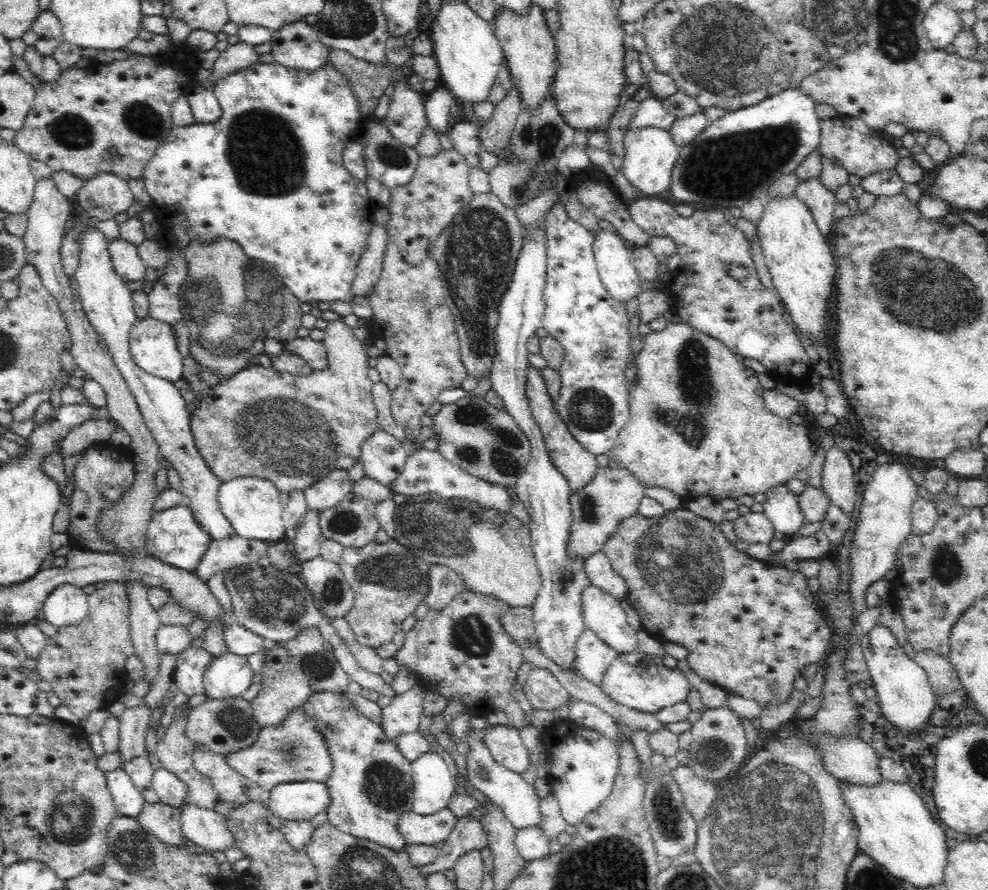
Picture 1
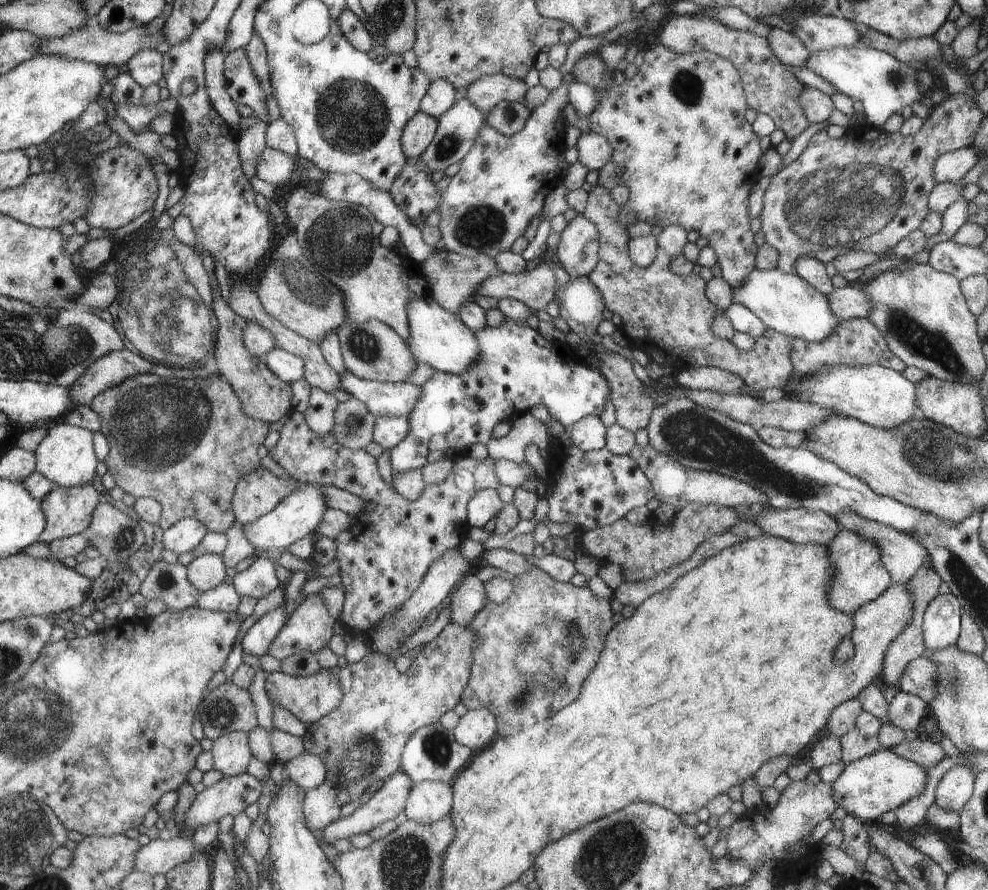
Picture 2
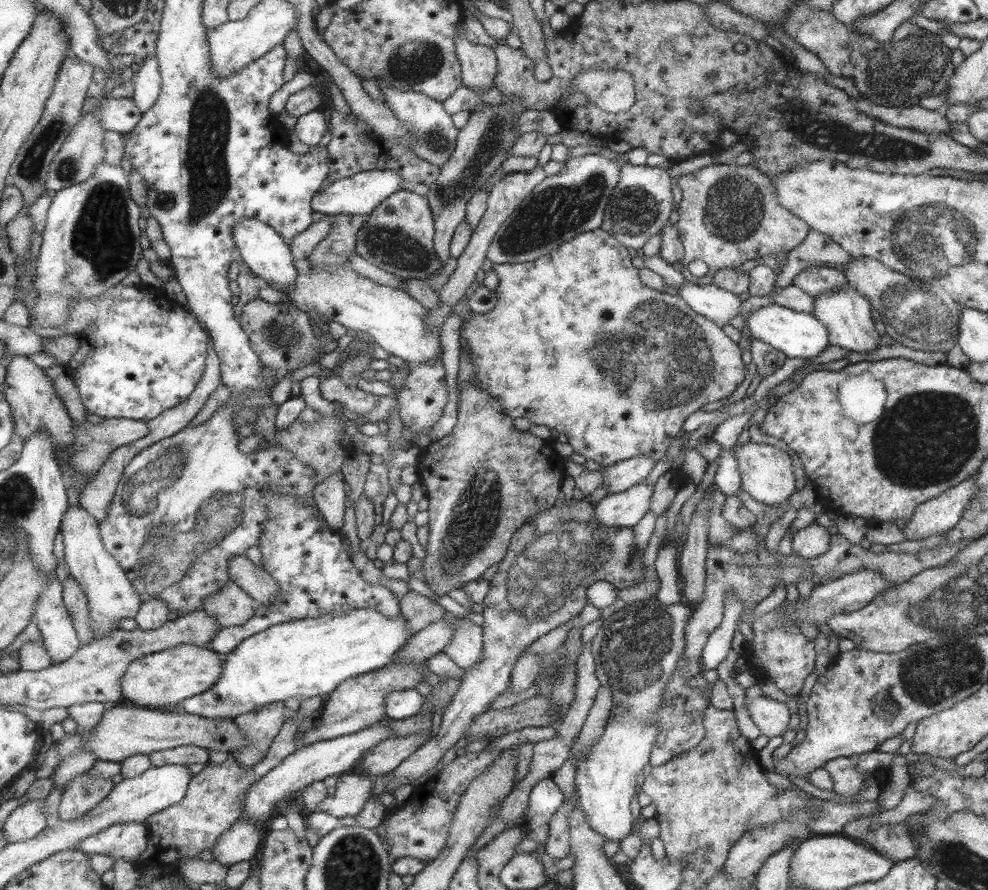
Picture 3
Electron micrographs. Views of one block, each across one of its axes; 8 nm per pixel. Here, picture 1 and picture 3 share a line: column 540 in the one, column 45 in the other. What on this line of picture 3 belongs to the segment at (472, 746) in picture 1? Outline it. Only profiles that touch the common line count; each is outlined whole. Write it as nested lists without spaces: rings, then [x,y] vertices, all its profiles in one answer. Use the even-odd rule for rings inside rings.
[[[29,800],[16,808],[4,824],[4,837],[8,842],[25,842],[39,836],[47,826],[47,815],[44,812],[44,800]]]

